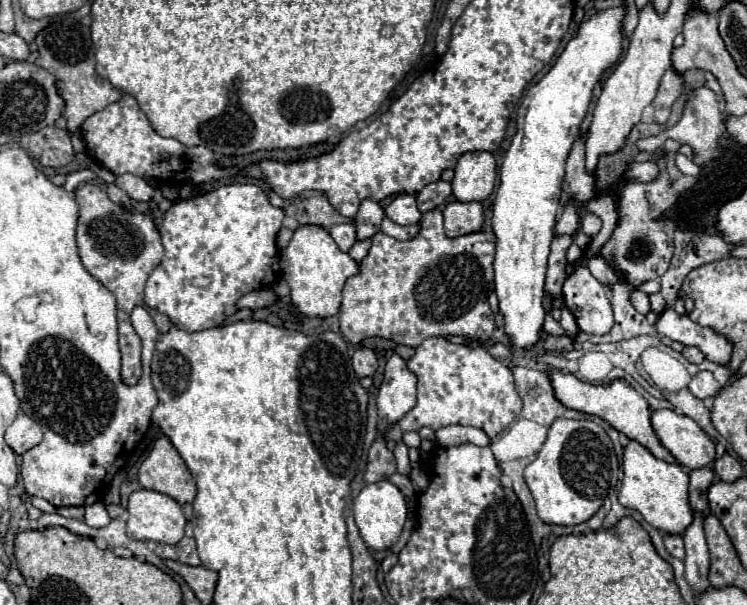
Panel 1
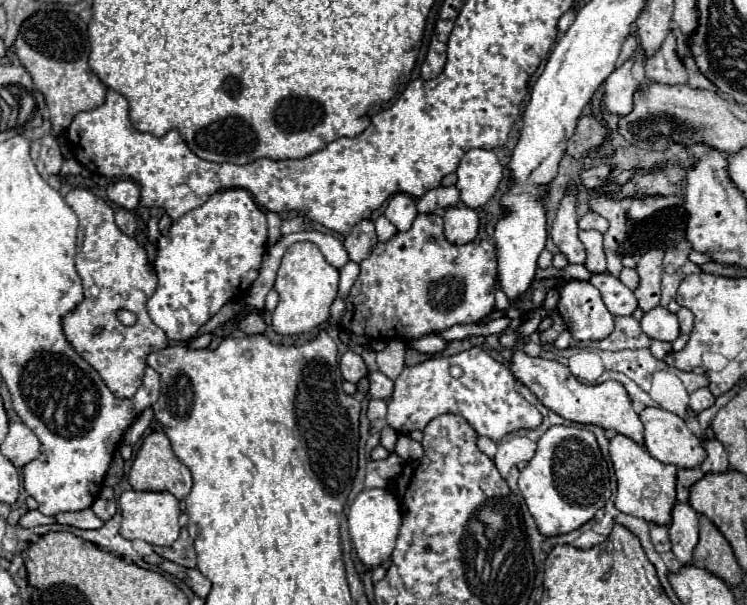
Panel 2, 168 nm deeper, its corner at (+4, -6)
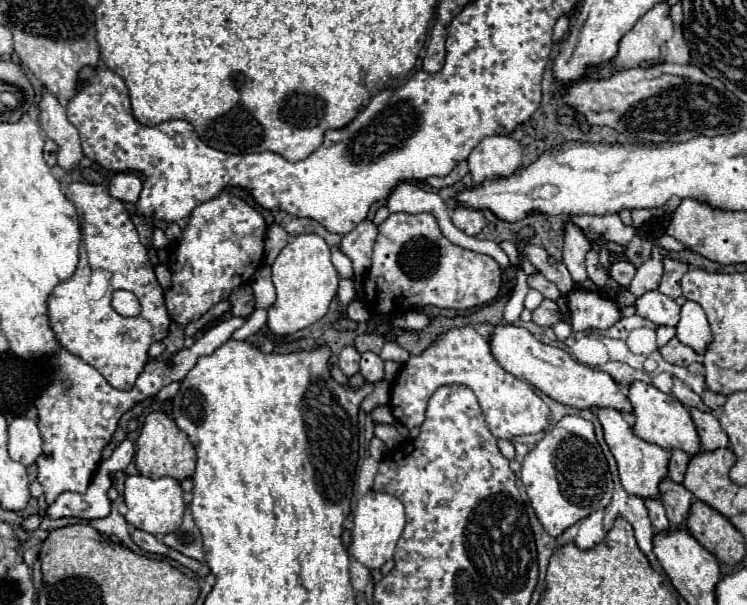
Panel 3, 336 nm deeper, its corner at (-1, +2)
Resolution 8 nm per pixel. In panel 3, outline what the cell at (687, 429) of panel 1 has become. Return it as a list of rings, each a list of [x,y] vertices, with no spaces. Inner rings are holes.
[[[637,381],[629,387],[627,397],[633,405],[633,415],[635,415],[633,431],[639,439],[643,439],[647,443],[655,443],[663,449],[681,449],[689,455],[697,455],[701,451],[701,439],[697,435],[691,415],[689,415],[687,407],[681,401],[677,401],[673,395],[665,395],[659,389],[655,389],[653,385]]]

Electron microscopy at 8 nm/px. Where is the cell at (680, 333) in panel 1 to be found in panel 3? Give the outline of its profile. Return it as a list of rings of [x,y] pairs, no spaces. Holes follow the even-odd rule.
[[[649,291],[649,293],[641,295],[635,301],[635,309],[637,309],[637,315],[649,319],[655,325],[675,327],[679,323],[681,307],[671,297],[659,293],[659,291]]]

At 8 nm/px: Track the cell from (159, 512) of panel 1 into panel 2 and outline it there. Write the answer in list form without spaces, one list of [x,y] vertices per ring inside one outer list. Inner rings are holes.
[[[124,491],[118,499],[118,507],[120,507],[120,515],[122,515],[122,527],[120,527],[120,535],[124,539],[142,539],[150,545],[162,545],[162,547],[170,547],[180,533],[180,523],[178,523],[178,515],[180,515],[180,505],[178,499],[172,493],[166,491]]]

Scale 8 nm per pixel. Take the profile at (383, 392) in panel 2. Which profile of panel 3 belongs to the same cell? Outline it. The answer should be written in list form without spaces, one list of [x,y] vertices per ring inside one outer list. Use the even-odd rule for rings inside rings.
[[[367,351],[367,353],[361,355],[359,367],[361,367],[361,369],[359,369],[361,375],[363,375],[369,383],[379,383],[379,381],[383,381],[383,377],[385,377],[381,357],[375,355],[375,353],[371,353],[371,351]]]

